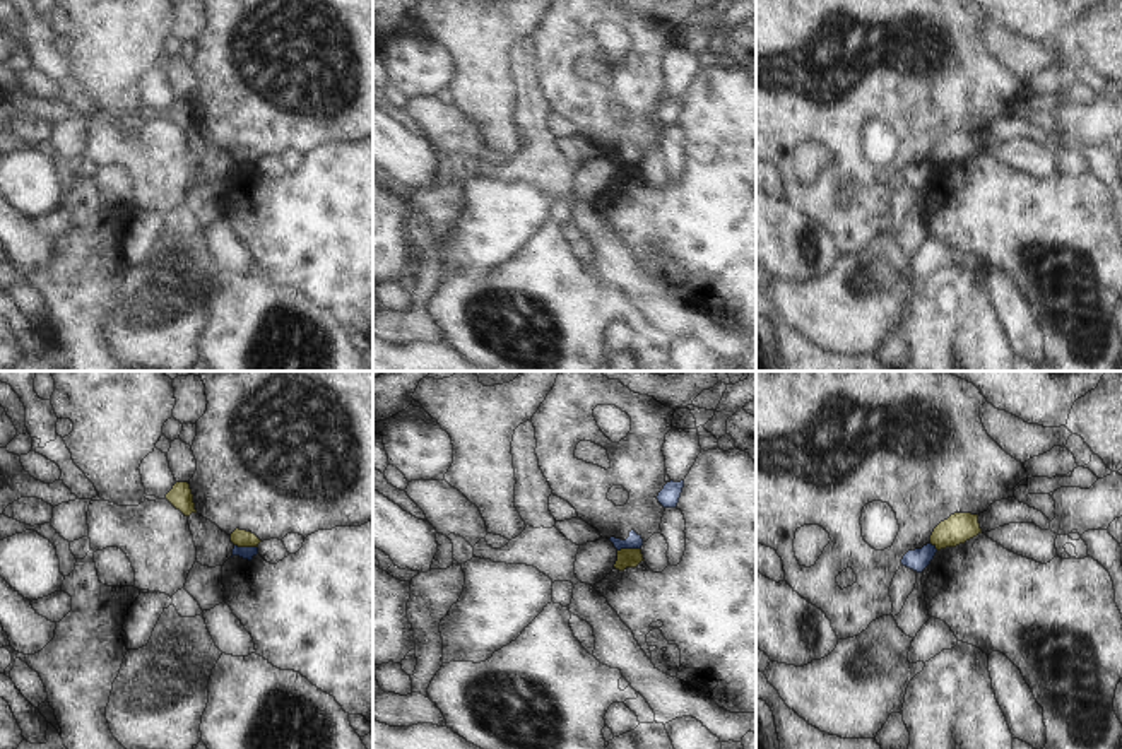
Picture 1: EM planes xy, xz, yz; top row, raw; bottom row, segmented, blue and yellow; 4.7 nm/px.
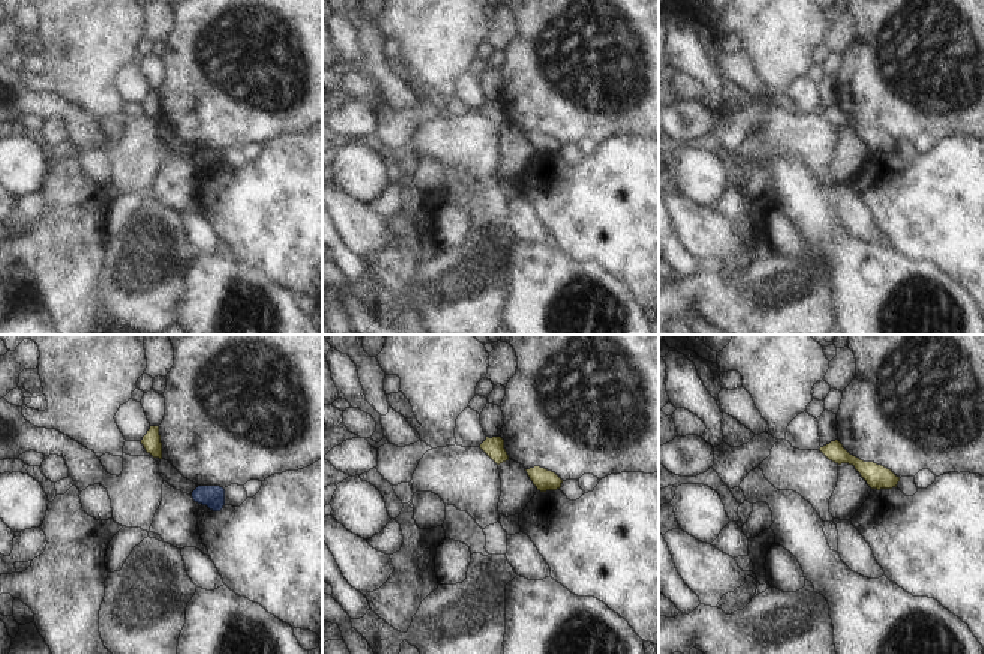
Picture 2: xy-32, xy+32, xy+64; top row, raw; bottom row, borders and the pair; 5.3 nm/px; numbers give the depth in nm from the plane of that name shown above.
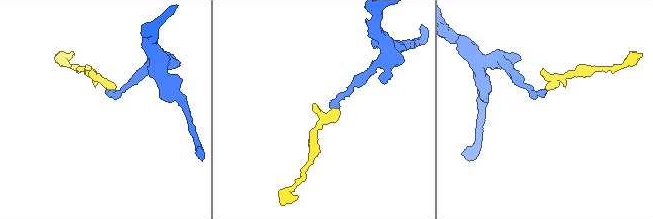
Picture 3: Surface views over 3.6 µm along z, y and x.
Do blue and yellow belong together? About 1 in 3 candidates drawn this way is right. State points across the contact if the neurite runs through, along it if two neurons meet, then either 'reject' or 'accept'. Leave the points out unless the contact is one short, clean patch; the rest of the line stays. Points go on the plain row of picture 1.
along xy (235, 161), (257, 165) | reject

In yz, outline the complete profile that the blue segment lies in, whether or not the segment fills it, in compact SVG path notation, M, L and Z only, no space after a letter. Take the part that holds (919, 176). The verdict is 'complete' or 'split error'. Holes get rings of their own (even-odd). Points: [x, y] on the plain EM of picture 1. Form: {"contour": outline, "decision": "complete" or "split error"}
{"contour": "M927 161L922 166L908 168L903 173L901 181L917 190L922 190L930 181L936 169L937 169L936 162Z", "decision": "complete"}

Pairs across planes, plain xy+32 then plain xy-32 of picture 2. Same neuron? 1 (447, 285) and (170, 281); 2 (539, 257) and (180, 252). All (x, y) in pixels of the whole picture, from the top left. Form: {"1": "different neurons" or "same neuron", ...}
{"1": "same neuron", "2": "different neurons"}

